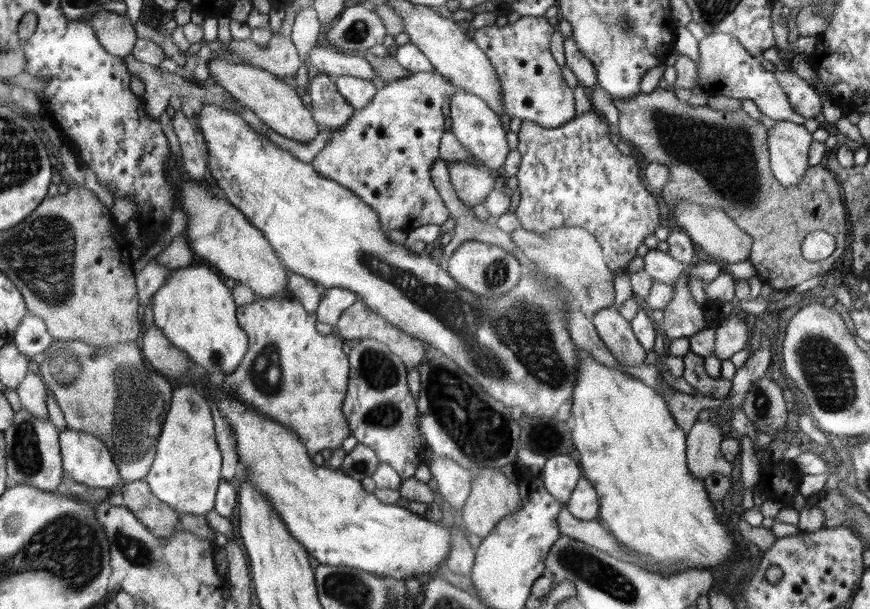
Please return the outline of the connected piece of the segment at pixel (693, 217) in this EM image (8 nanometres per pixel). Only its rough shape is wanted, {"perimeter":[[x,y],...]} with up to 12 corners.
{"perimeter":[[680,202],[671,212],[704,254],[748,260],[752,238],[724,210]]}

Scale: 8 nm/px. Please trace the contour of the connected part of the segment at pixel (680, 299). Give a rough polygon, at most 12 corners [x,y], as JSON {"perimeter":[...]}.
{"perimeter":[[688,274],[674,287],[660,327],[668,343],[707,329],[704,311],[694,302]]}

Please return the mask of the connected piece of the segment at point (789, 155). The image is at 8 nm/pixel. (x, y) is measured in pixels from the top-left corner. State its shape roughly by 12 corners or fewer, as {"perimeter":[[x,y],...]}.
{"perimeter":[[776,121],[766,144],[770,168],[784,187],[808,171],[813,134],[804,125]]}

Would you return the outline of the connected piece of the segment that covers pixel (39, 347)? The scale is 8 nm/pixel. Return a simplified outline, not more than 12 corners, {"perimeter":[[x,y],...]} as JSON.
{"perimeter":[[29,313],[12,340],[29,358],[54,341],[44,320]]}

